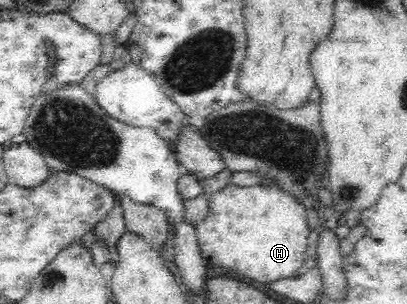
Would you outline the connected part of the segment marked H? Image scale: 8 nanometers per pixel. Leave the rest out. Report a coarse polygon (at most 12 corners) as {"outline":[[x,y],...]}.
{"outline":[[227,185],[196,226],[206,264],[270,285],[306,262],[306,208]]}

